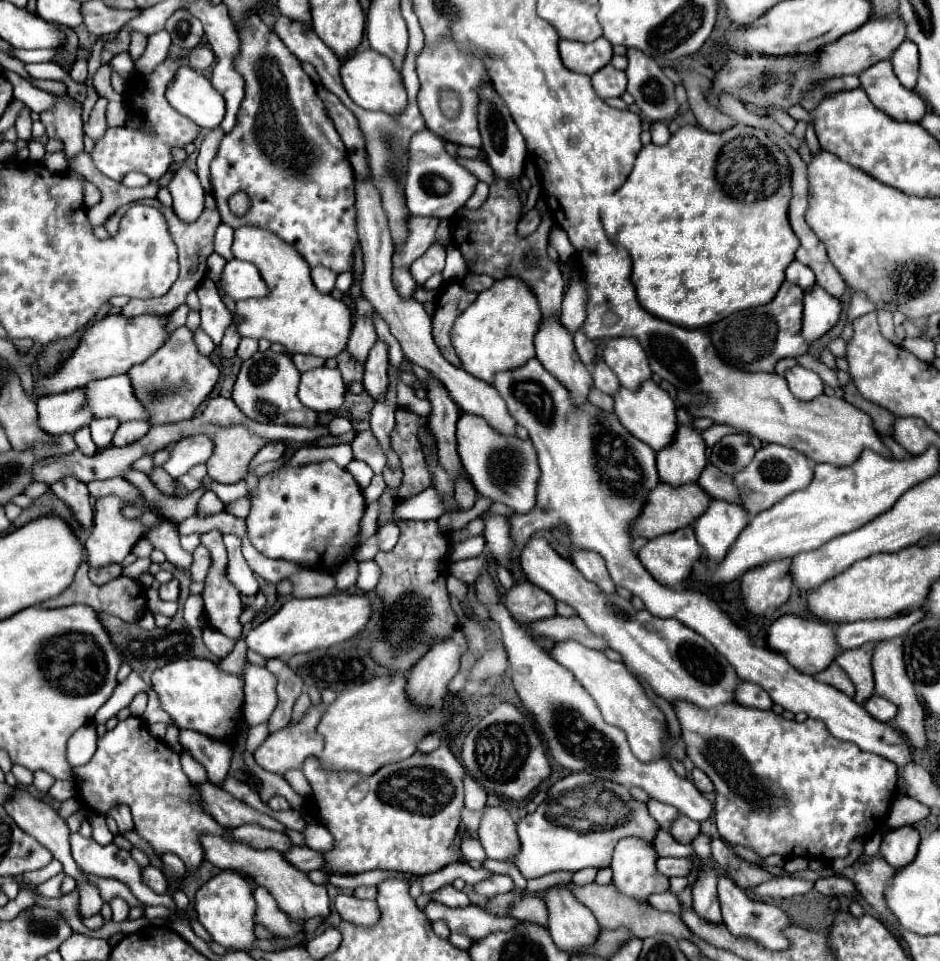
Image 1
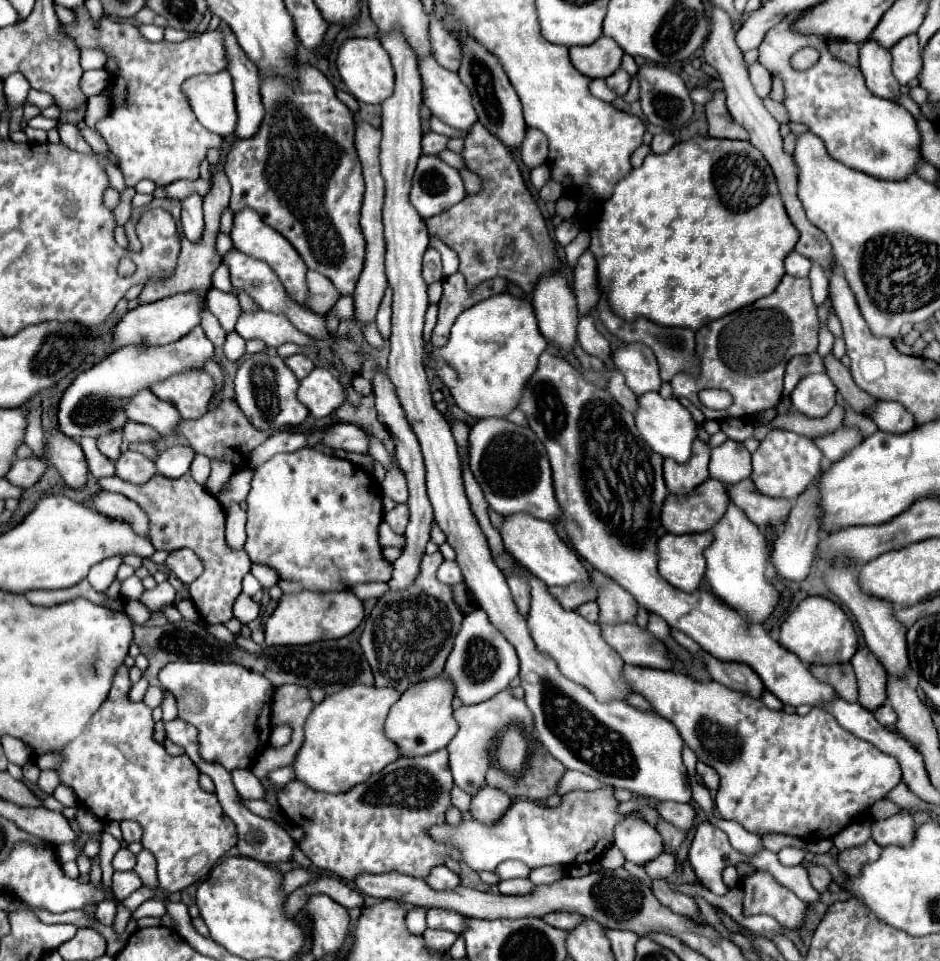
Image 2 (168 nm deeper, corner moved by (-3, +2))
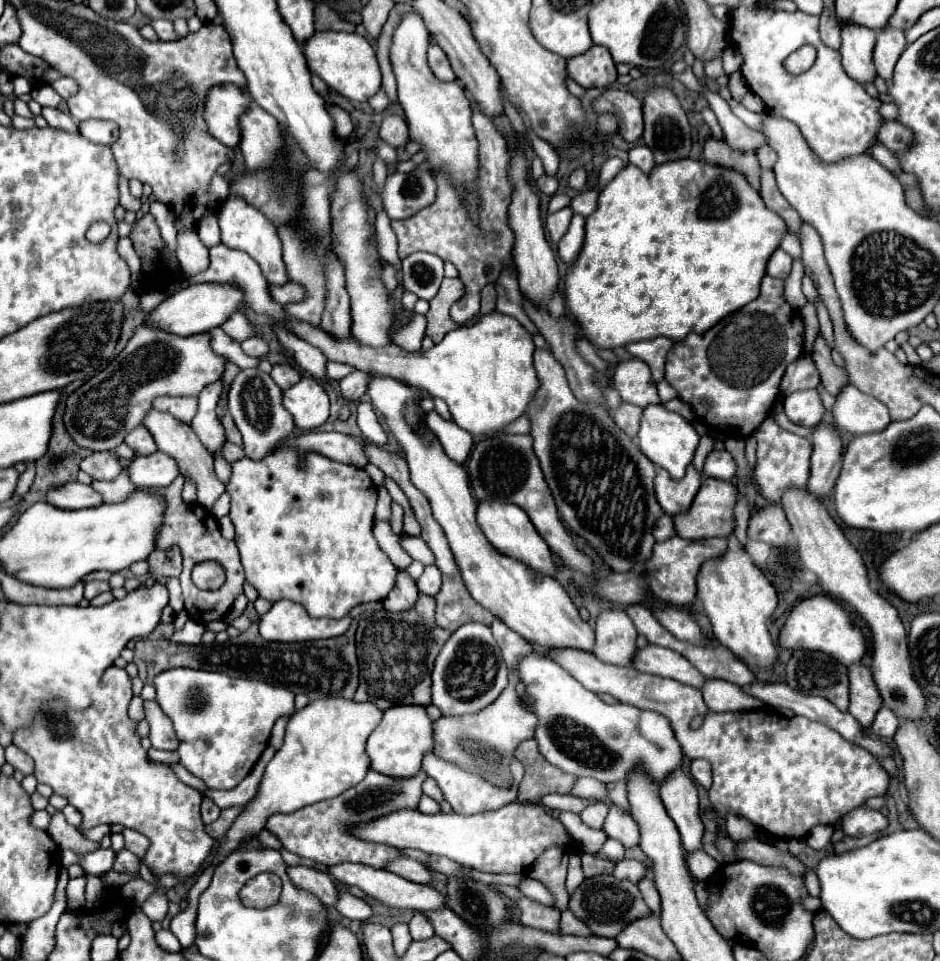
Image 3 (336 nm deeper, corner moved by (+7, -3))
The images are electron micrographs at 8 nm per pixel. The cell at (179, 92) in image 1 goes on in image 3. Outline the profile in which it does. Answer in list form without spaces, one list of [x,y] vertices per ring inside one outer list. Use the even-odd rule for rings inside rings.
[[[216,85],[206,97],[210,135],[228,147],[240,143],[240,117],[250,107],[250,95],[236,85]]]

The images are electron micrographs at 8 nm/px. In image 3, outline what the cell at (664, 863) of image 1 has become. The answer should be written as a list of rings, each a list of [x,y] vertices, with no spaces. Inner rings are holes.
[[[622,859],[618,863],[614,863],[614,869],[610,875],[614,875],[616,879],[626,879],[626,881],[632,881],[632,883],[638,883],[642,877],[644,877],[644,863],[640,861],[630,861],[630,859]]]

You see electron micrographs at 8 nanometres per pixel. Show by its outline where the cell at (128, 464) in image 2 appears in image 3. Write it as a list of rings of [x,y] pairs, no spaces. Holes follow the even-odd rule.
[[[122,471],[114,481],[92,481],[92,487],[96,493],[102,495],[104,503],[118,503],[124,501],[128,497],[128,493],[132,493],[134,485],[130,485],[126,471]]]

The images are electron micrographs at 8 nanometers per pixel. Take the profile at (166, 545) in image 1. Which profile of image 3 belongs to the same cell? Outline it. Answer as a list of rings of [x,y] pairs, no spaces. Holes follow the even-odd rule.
[[[78,481],[66,483],[62,487],[54,487],[46,493],[46,501],[58,509],[86,509],[102,503],[102,497],[90,489],[90,485],[82,485]]]

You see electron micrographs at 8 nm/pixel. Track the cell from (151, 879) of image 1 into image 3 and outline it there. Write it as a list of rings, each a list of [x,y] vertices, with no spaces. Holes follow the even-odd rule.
[[[122,849],[120,853],[116,853],[112,871],[118,871],[118,873],[134,873],[134,871],[138,871],[138,865],[140,865],[140,859],[134,853],[130,853],[128,849]]]

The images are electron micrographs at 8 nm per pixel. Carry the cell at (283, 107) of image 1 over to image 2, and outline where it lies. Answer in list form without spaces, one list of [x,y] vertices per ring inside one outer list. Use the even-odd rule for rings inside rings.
[[[298,62],[296,84],[264,76],[260,86],[266,116],[252,138],[236,138],[224,162],[232,186],[230,210],[256,210],[302,256],[308,270],[328,276],[342,294],[352,294],[364,264],[360,206],[364,180],[354,150],[354,116],[336,98],[326,76]]]

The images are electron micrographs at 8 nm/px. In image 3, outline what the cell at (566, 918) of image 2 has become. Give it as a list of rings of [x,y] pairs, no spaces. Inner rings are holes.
[[[570,909],[562,911],[560,931],[562,931],[564,935],[578,935],[578,937],[588,937],[588,935],[592,935],[592,931],[588,929],[588,925],[584,925]]]

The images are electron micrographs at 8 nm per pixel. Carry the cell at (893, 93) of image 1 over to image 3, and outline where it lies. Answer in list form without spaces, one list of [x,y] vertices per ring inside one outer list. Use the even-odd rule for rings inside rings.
[[[842,23],[842,45],[838,49],[842,55],[842,65],[846,73],[860,85],[874,81],[876,77],[876,69],[872,63],[874,41],[874,29],[856,23]]]

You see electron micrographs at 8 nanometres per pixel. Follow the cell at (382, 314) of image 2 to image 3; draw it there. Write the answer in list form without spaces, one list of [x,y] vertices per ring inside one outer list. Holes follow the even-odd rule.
[[[386,263],[384,273],[382,273],[382,281],[384,281],[384,285],[388,287],[388,291],[394,291],[394,289],[396,289],[398,281],[396,281],[396,267],[394,267],[394,265]]]

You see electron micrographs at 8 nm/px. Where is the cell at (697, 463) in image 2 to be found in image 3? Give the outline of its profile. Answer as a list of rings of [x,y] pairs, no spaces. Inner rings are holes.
[[[692,465],[682,481],[674,481],[664,469],[658,469],[654,479],[654,493],[662,511],[670,517],[686,513],[686,509],[690,509],[692,505],[694,495],[700,489],[700,481],[702,477]]]

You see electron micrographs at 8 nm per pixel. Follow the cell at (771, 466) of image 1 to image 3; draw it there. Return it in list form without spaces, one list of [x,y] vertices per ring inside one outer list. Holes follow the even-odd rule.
[[[772,417],[762,421],[762,425],[754,431],[754,437],[758,439],[754,481],[764,499],[778,503],[786,487],[806,487],[806,481],[810,477],[810,453],[812,453],[812,445],[808,439],[798,437],[786,429],[780,429]]]

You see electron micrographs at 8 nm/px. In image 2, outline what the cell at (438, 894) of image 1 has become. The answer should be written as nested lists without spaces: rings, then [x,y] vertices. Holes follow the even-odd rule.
[[[436,866],[430,876],[426,876],[426,882],[432,890],[454,890],[460,886],[460,878],[446,866]]]

